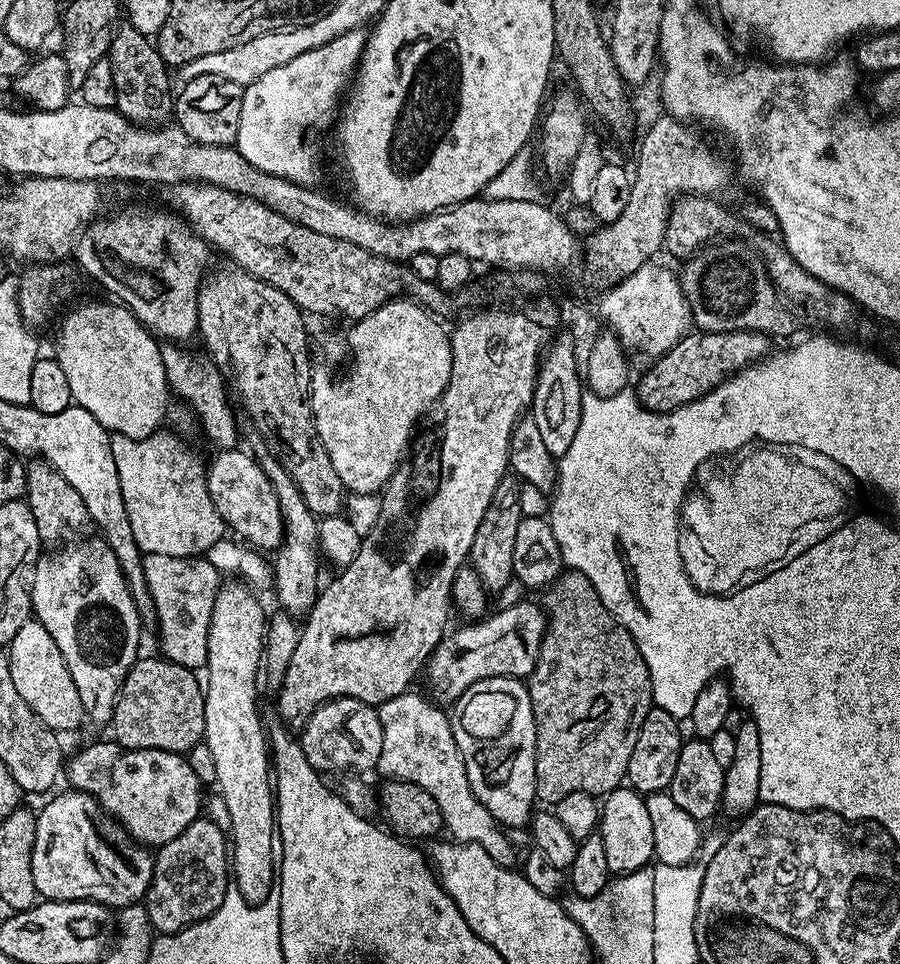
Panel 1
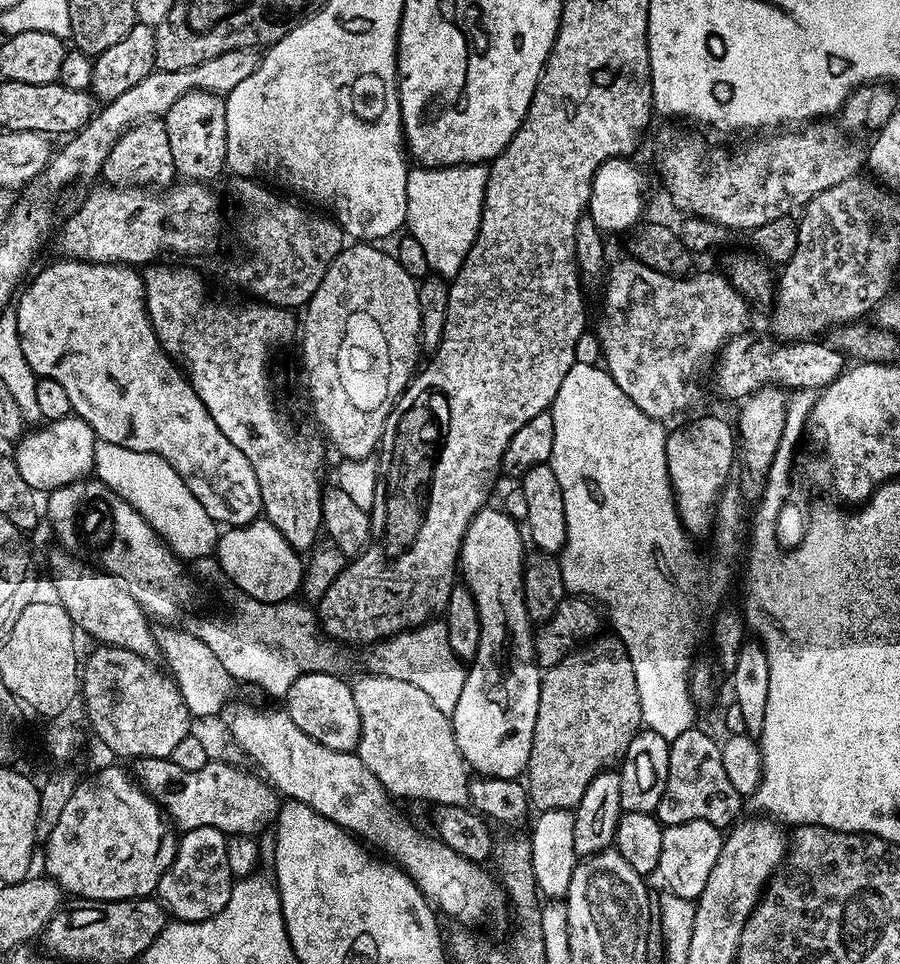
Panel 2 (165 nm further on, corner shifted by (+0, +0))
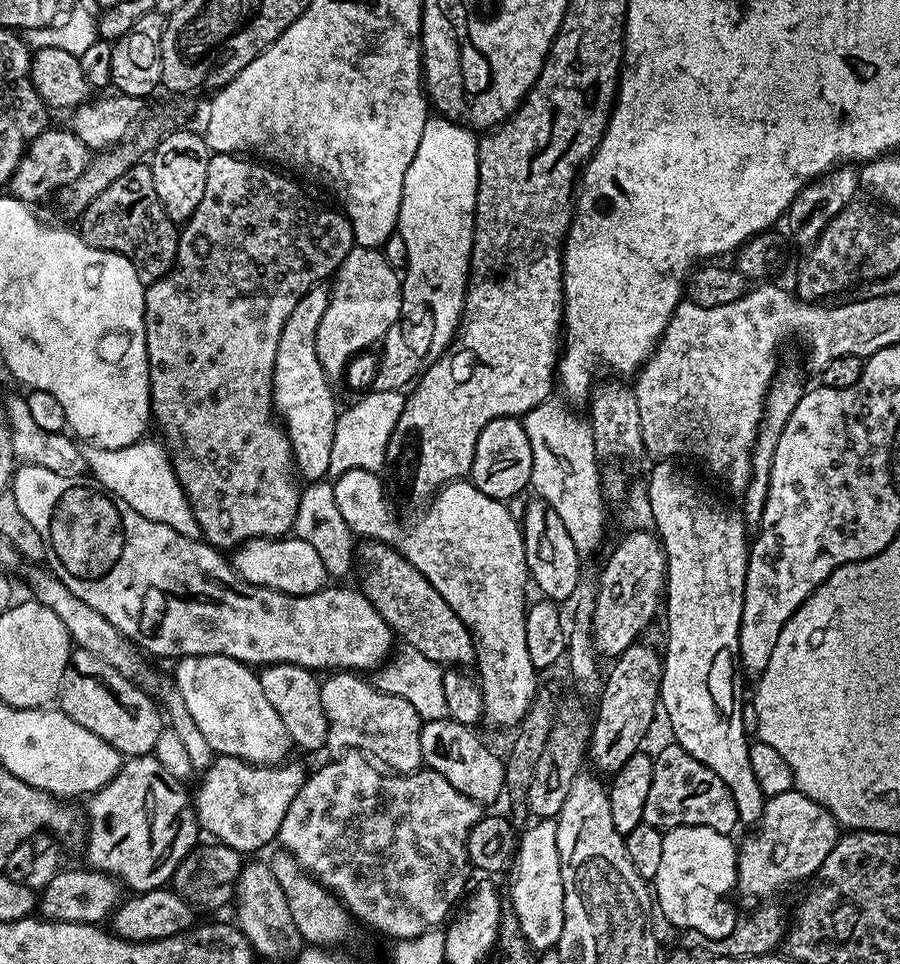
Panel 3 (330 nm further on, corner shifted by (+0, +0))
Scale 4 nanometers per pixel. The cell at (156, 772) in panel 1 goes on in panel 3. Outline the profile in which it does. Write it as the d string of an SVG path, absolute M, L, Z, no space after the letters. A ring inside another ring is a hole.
M217 755L210 767L199 777L200 785L194 788L196 819L199 827L209 832L213 841L233 848L235 852L247 854L264 848L275 841L280 834L282 818L286 818L286 810L290 810L290 802L294 802L294 794L304 785L306 771L300 764L281 763L279 766L261 766L250 764L233 756Z

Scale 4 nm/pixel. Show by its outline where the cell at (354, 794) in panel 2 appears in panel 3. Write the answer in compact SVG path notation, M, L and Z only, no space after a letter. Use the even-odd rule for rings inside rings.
M185 656L177 659L176 689L186 702L198 730L210 742L213 753L233 756L250 764L276 766L285 759L294 745L282 718L262 694L260 677L249 665L229 656Z

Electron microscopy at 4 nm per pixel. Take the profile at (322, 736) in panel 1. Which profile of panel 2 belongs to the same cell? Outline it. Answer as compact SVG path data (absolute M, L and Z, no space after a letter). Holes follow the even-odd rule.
M335 672L302 674L302 678L298 678L282 697L282 704L294 726L298 726L302 734L310 734L314 742L322 742L322 746L330 746L330 750L355 752L360 741L362 722L358 705L354 703L351 683L344 679L343 675Z

